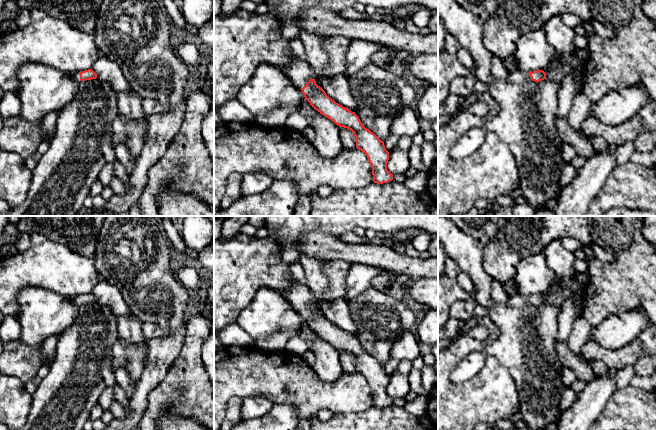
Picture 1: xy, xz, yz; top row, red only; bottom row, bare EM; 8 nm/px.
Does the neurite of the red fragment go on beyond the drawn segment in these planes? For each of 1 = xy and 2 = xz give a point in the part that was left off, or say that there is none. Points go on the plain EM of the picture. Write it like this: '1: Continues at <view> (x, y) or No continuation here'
1: Continues at xy (76, 301)
2: Continues at xz (299, 295)

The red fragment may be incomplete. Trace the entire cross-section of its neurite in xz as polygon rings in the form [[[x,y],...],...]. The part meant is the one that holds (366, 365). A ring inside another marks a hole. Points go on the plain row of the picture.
[[[292,275],[289,278],[290,289],[287,299],[302,317],[310,329],[320,338],[333,345],[340,351],[347,352],[354,357],[356,372],[365,377],[372,391],[373,406],[388,407],[393,399],[387,394],[389,376],[384,366],[373,356],[365,352],[355,336],[336,327],[327,320],[325,315],[316,308],[314,295],[306,286],[297,282]]]

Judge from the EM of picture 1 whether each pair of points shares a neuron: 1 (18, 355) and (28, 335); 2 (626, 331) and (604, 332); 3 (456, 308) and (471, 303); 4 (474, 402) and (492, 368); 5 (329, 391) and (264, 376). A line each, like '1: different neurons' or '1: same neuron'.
1: different neurons
2: same neuron
3: same neuron
4: same neuron
5: same neuron

